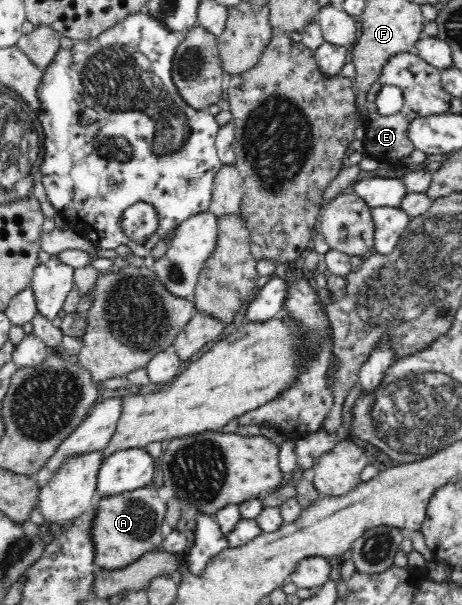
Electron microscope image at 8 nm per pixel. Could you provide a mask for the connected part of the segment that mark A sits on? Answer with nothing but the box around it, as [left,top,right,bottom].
[90,487,166,570]

